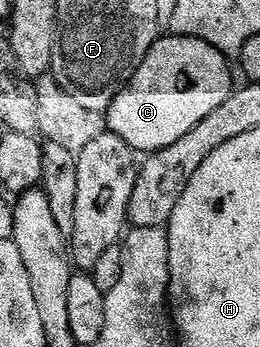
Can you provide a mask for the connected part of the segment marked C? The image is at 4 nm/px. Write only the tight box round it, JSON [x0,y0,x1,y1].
[106,34,231,153]

